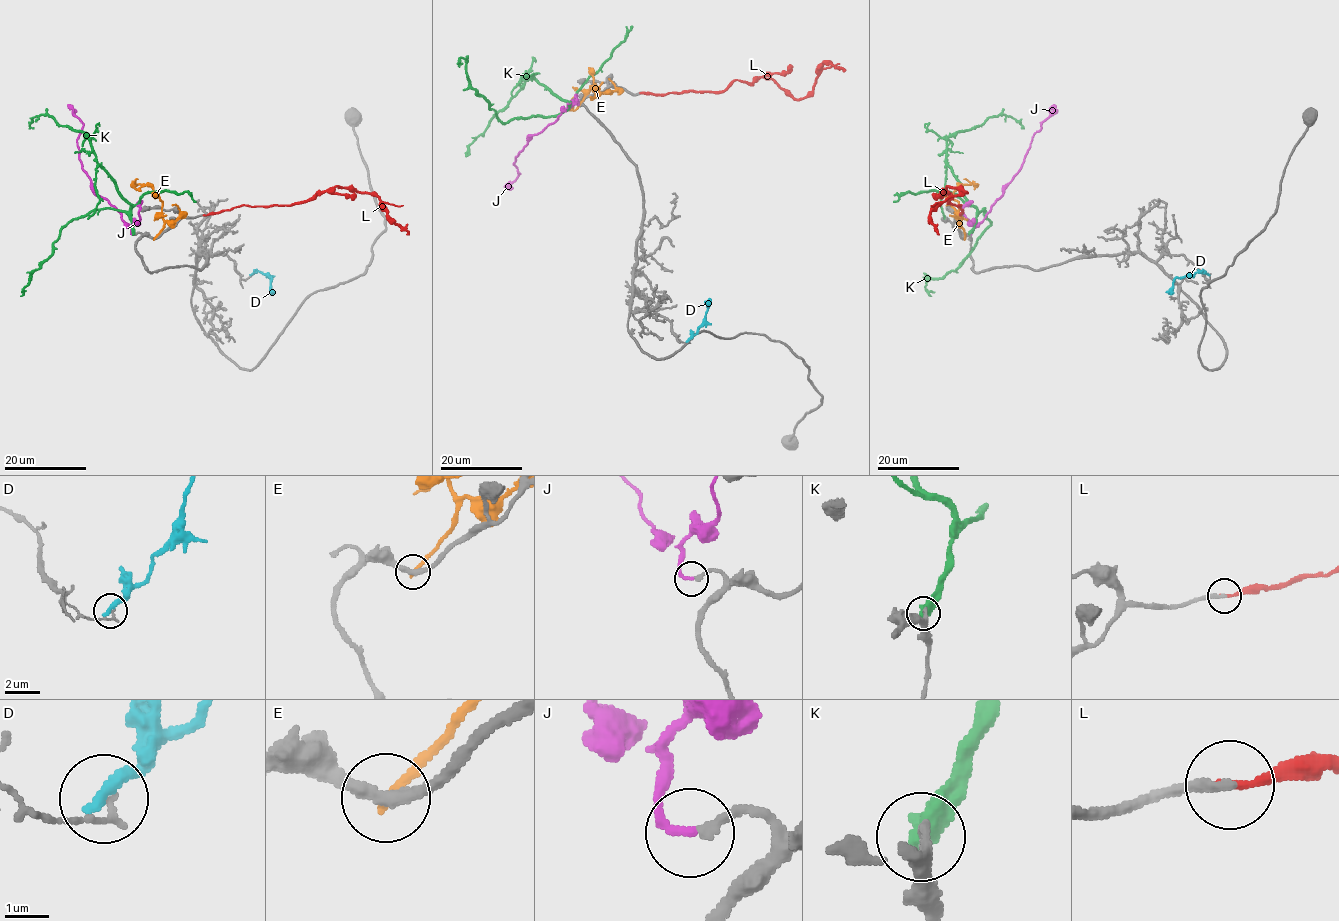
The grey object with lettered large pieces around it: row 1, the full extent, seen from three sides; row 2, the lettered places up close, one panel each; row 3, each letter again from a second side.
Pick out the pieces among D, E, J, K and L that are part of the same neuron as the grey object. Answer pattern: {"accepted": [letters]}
{"accepted": ["J", "L"]}

